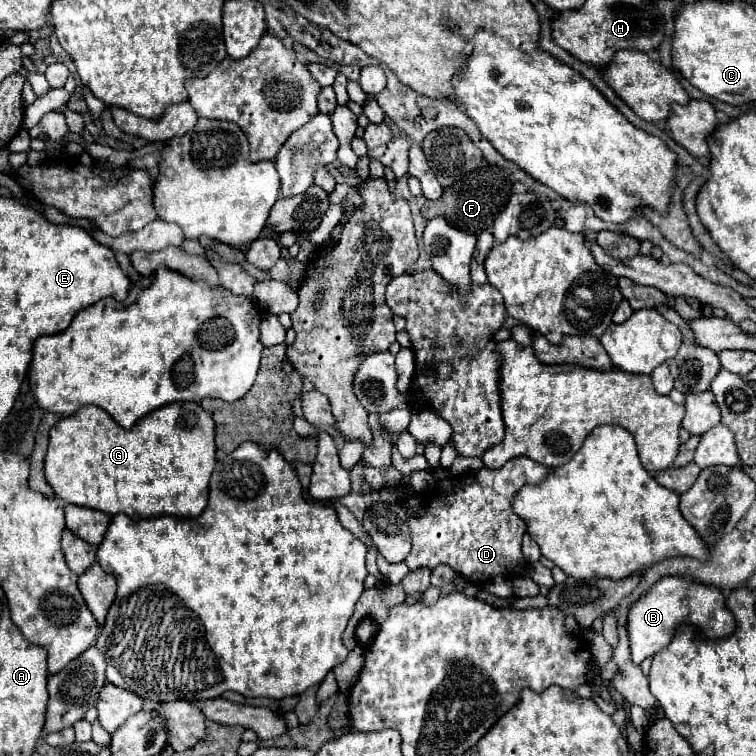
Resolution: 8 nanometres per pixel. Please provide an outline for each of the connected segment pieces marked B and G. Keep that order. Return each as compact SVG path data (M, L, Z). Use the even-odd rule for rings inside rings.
M663 577L647 595L641 595L631 607L627 615L627 635L629 635L629 653L635 665L641 665L643 659L653 657L661 651L673 637L675 627L679 625L695 625L699 627L701 635L709 639L727 637L735 629L735 619L725 605L725 597L719 589L709 587L705 583L697 583L691 579Z
M171 403L165 407L155 409L153 413L149 413L147 417L139 419L135 423L133 429L123 429L119 427L103 409L99 407L83 407L79 409L75 415L59 419L49 433L49 449L45 455L45 479L47 483L53 487L55 495L61 497L65 503L73 503L73 505L81 505L81 507L89 507L89 509L97 509L103 511L107 515L117 515L117 513L125 513L131 519L151 519L151 517L163 517L163 515L173 515L173 517L197 517L201 515L201 511L207 505L207 493L209 493L209 477L213 473L215 467L215 423L211 419L211 415L207 411L201 409L199 403Z

